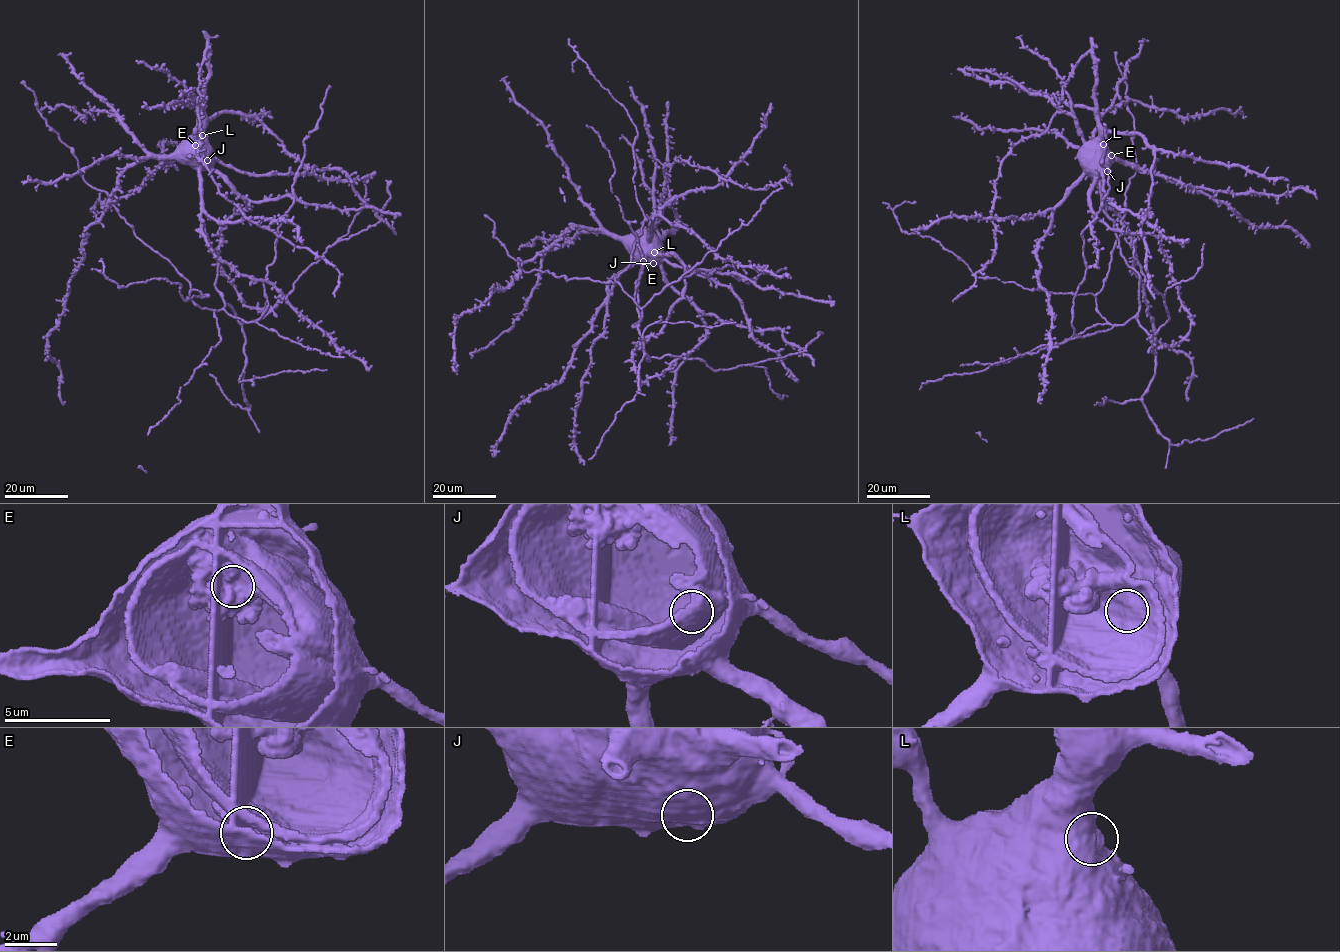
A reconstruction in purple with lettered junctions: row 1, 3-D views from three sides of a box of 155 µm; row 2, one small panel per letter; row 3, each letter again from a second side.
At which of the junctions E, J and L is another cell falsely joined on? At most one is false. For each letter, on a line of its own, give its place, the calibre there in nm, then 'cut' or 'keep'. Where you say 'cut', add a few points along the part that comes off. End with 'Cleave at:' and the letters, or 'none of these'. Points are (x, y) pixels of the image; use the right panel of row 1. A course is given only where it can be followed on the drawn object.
E: place (1111, 155); calibre 900 nm; keep
J: place (1107, 171); calibre 850 nm; keep
L: place (1103, 144); calibre 900 nm; keep
Cleave at: none of these

